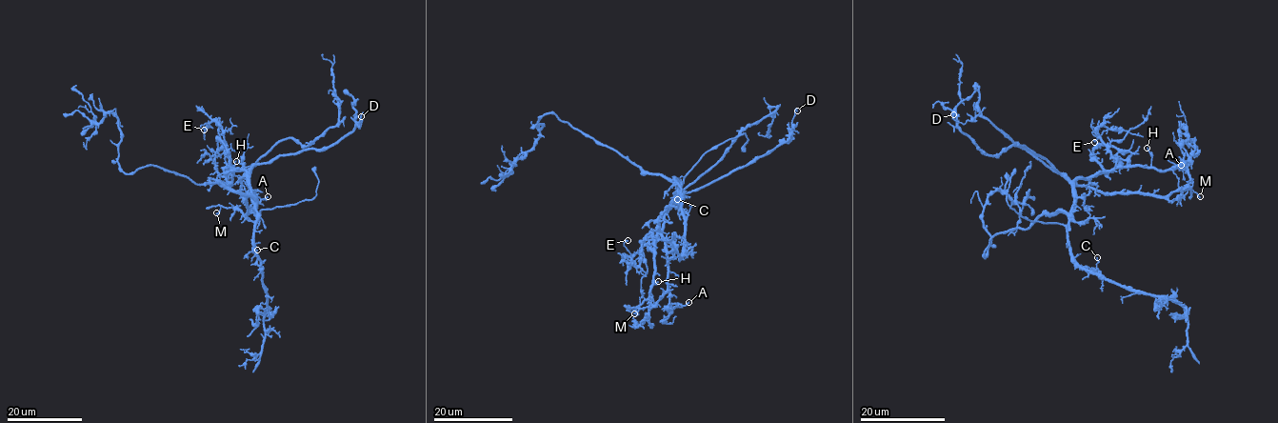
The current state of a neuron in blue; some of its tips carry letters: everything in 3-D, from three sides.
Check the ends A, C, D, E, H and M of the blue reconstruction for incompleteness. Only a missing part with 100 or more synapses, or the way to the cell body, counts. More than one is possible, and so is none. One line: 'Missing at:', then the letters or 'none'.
Missing at: none

